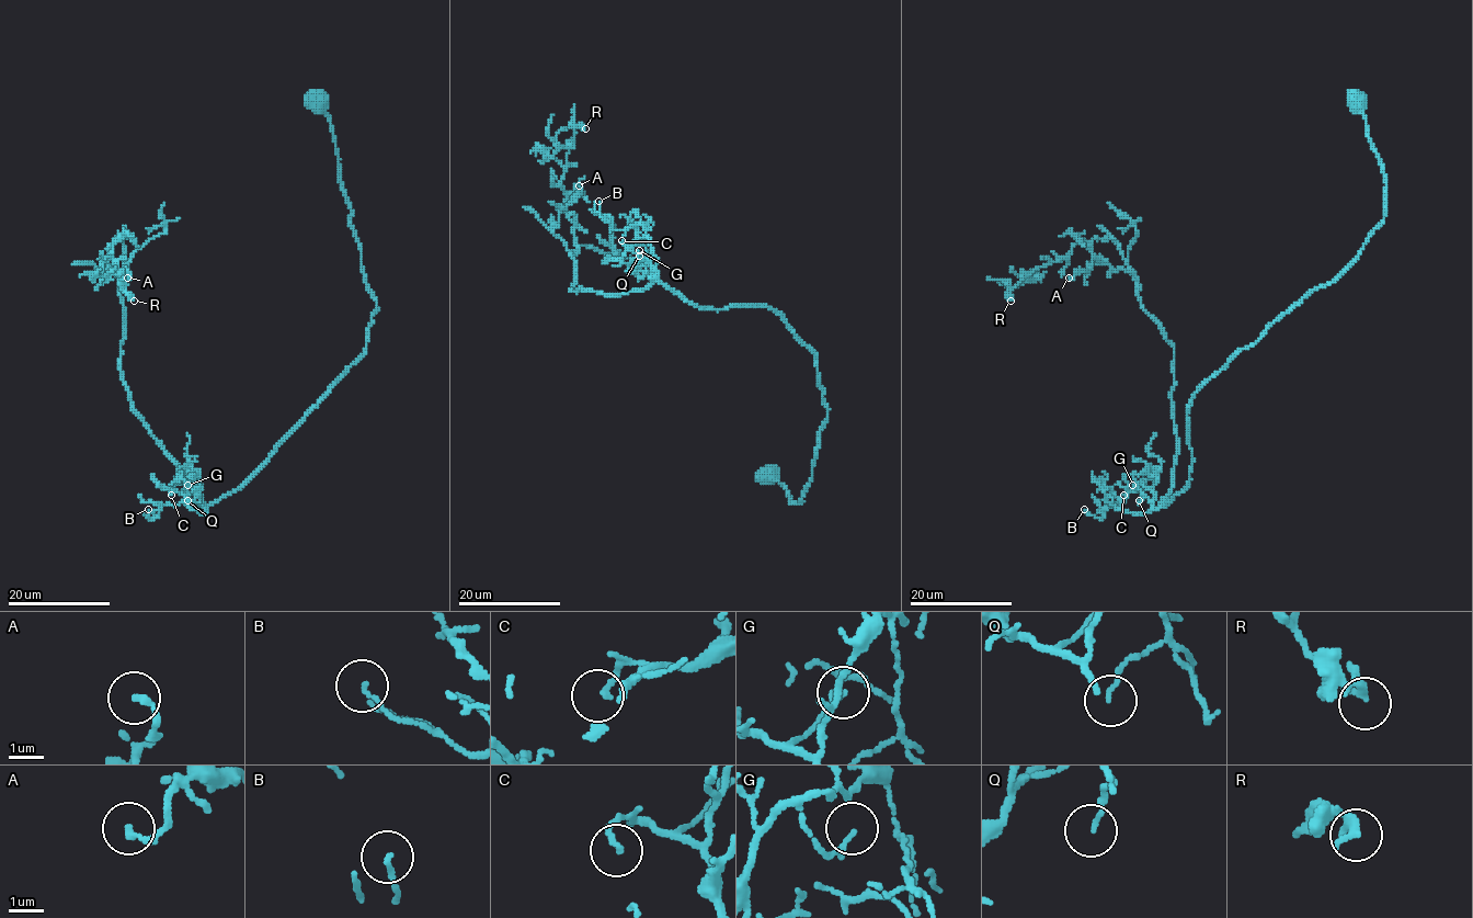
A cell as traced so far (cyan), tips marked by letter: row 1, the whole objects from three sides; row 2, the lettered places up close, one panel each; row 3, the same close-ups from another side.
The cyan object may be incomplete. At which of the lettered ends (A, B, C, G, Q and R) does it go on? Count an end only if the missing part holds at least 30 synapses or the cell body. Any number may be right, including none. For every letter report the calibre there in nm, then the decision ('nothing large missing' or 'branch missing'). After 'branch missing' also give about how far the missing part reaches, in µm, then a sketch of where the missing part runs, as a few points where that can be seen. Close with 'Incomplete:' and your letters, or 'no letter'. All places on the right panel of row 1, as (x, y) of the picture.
A: 180 nm thick; nothing large missing
B: 110 nm thick; nothing large missing
C: 120 nm thick; nothing large missing
G: 130 nm thick; nothing large missing
Q: 90 nm thick; nothing large missing
R: 190 nm thick; nothing large missing
Incomplete: no letter

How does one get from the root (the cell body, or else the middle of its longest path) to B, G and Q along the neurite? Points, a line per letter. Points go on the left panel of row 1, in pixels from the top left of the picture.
B: (316, 100), (376, 301), (367, 351), (205, 513), (192, 501), (163, 505), (150, 520), (148, 509)
G: (316, 100), (376, 301), (367, 351), (205, 513), (186, 505), (187, 485)
Q: (316, 100), (330, 123), (361, 268), (376, 301), (367, 351), (246, 483), (205, 509), (200, 494), (187, 500)

